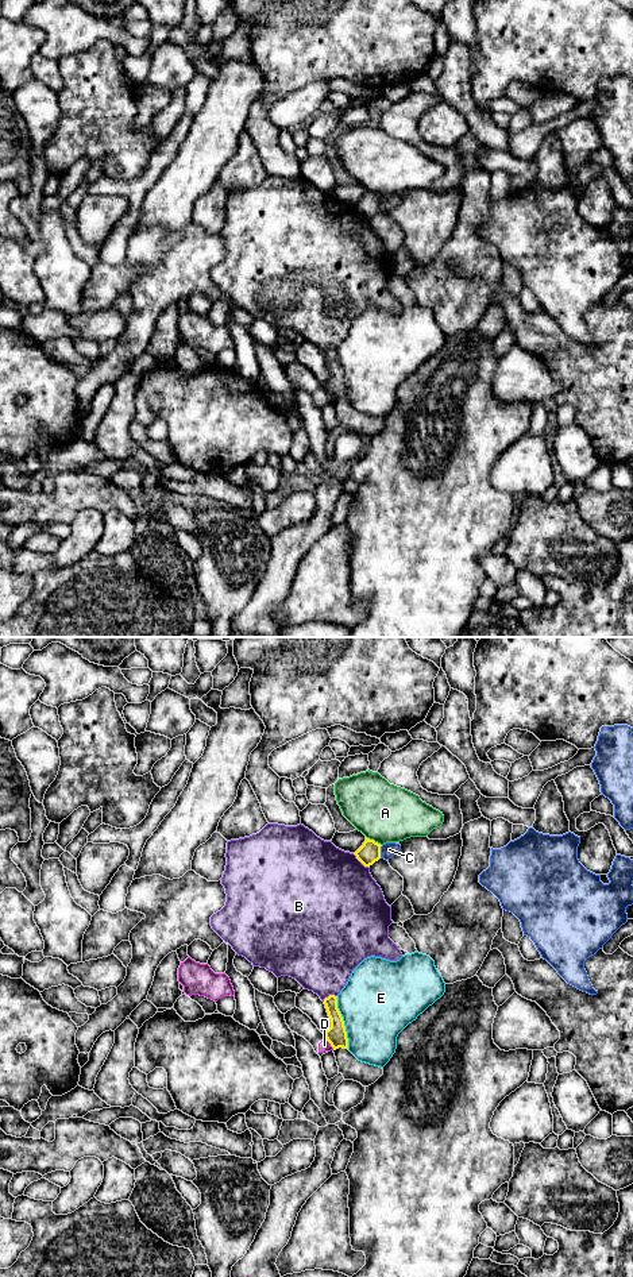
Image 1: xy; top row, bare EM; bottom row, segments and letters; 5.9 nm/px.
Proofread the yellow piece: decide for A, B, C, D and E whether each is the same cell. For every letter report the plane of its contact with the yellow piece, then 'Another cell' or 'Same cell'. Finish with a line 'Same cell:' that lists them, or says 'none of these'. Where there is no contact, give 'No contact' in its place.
A: Touches yellow in xy. Another cell
B: Touches yellow in xy. Another cell
C: Touches yellow in xy. Another cell
D: Touches yellow in xy. Another cell
E: Touches yellow in xy. Another cell
Same cell: none of these

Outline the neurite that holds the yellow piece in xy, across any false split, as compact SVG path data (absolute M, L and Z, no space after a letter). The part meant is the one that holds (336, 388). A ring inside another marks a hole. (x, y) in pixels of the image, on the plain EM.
M329 347L324 351L324 356L331 371L331 379L323 386L325 387L333 402L339 400L348 401L348 390L344 373L337 360L337 348Z

